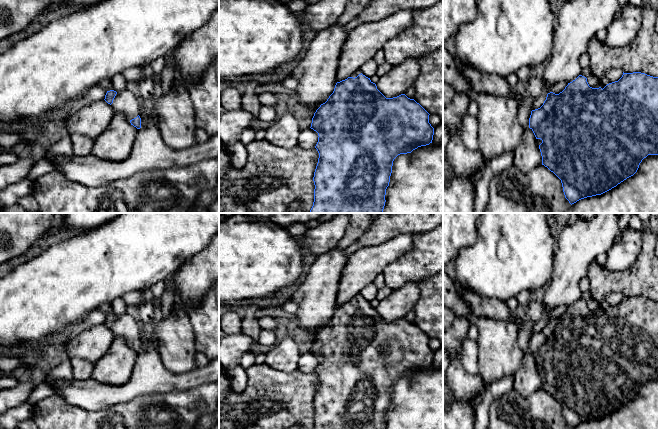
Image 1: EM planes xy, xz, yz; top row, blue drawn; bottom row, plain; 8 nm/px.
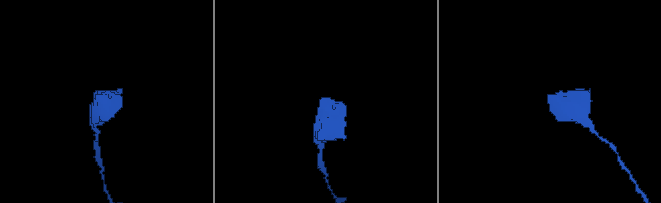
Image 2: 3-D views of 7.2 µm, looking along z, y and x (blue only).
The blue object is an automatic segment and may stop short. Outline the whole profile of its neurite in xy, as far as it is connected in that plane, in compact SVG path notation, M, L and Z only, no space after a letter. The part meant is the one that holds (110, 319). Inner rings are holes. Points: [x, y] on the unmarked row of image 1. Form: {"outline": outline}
{"outline": "M127 313L119 316L110 314L107 315L104 324L112 330L115 336L124 337L131 349L137 353L141 352L138 322L131 315Z"}

